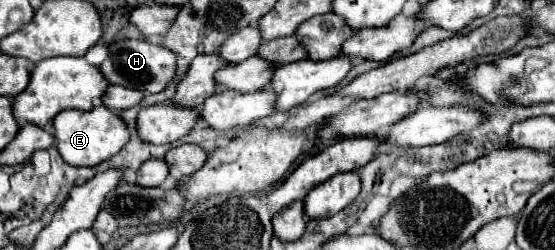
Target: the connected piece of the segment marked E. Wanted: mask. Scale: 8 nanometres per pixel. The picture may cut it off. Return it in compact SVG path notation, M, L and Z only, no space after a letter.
M105 105L95 107L91 111L65 109L53 119L53 127L55 127L55 147L59 149L65 163L75 167L95 167L101 161L117 155L129 141L127 123Z

